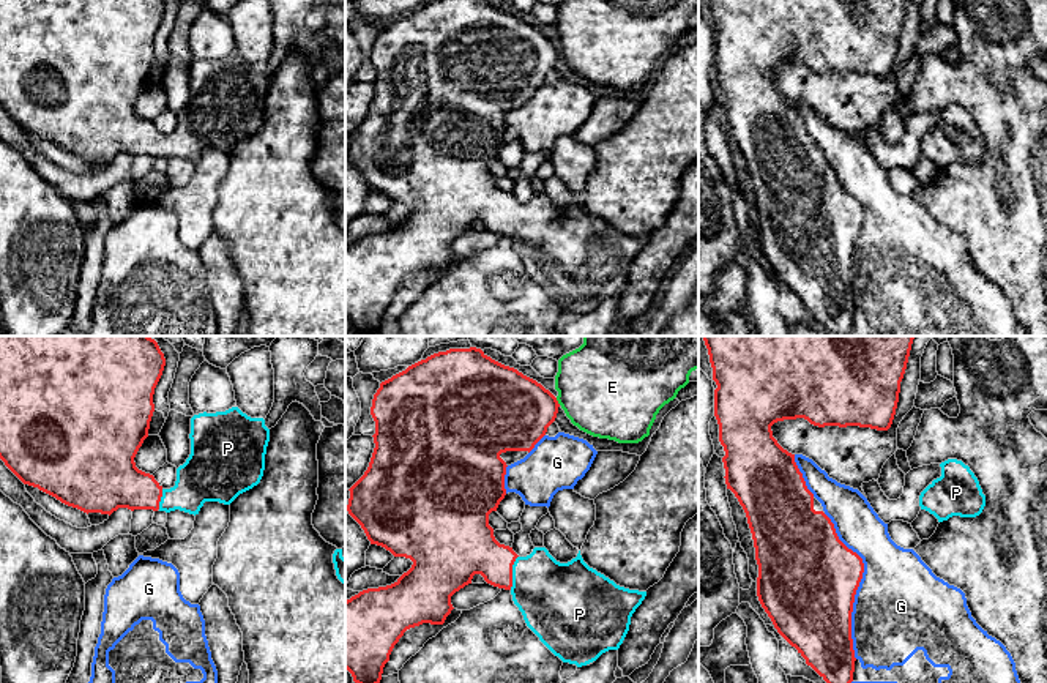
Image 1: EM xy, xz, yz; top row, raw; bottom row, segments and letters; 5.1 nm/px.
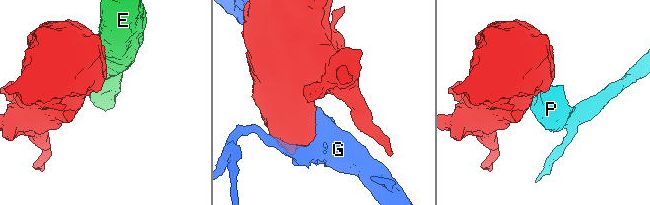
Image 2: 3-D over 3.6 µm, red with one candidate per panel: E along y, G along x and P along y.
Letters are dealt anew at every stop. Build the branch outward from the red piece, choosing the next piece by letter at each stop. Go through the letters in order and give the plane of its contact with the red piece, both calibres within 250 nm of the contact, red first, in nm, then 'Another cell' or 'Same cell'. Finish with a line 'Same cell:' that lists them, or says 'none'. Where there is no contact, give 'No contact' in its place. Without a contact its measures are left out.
E: Touches red in xz. Thickness 400 nm (red) against 420 nm. Another cell
G: Touches red in yz. Thickness 480 nm (red) against 480 nm. Another cell
P: Touches red in xz. Thickness 280 nm (red) against 360 nm. Same cell
Same cell: P

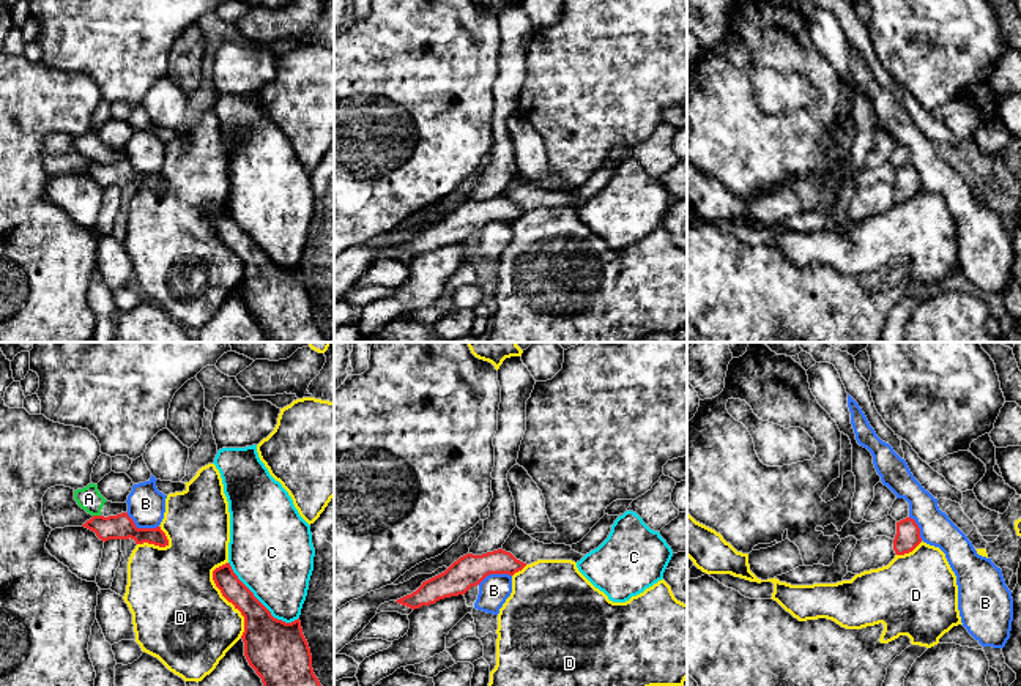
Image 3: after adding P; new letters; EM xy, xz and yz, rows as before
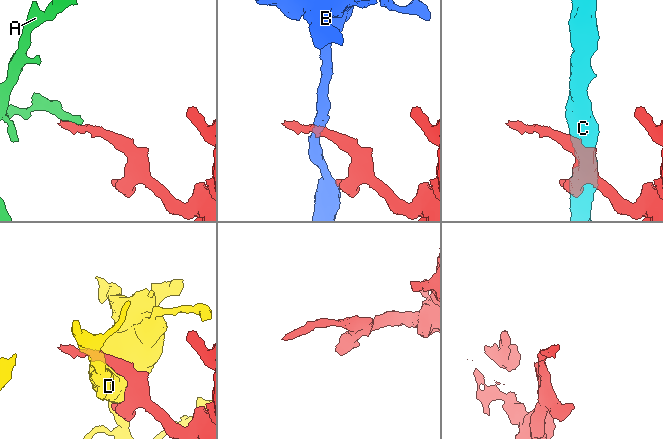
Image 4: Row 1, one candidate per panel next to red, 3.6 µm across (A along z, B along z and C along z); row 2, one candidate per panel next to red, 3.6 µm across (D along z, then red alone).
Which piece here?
A: Touches red in xy. Thickness 130 nm (red) against 120 nm. Another cell
B: Touches red in xy. Thickness 130 nm (red) against 190 nm. Another cell
C: Touches red in xy. Thickness 280 nm (red) against 420 nm. Another cell
D: Touches red in xy. Thickness 190 nm (red) against 480 nm. Another cell
Same cell: none

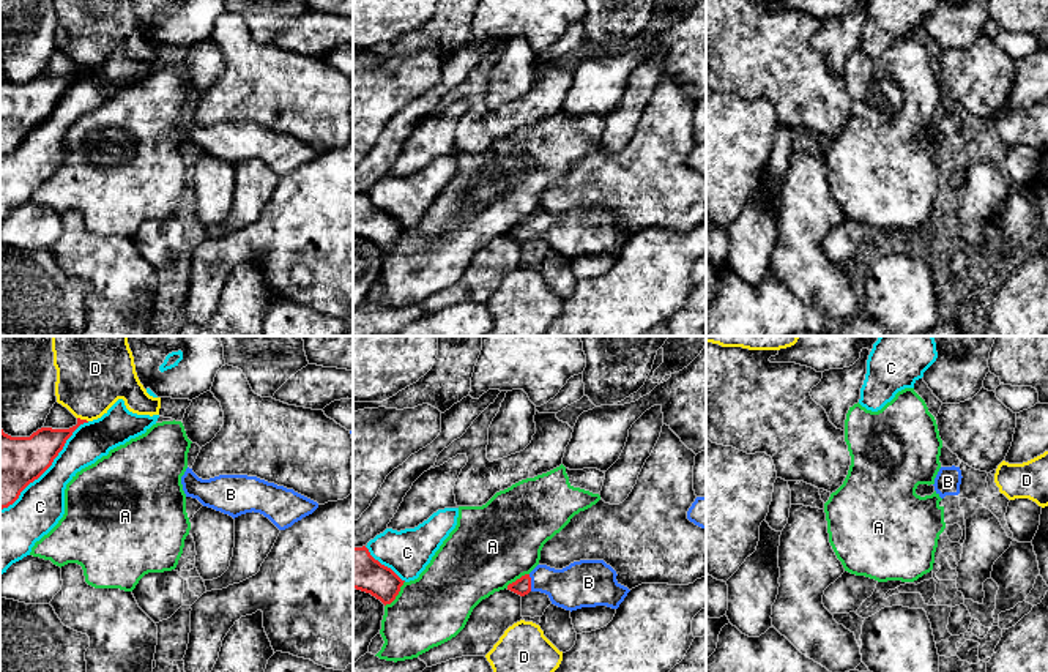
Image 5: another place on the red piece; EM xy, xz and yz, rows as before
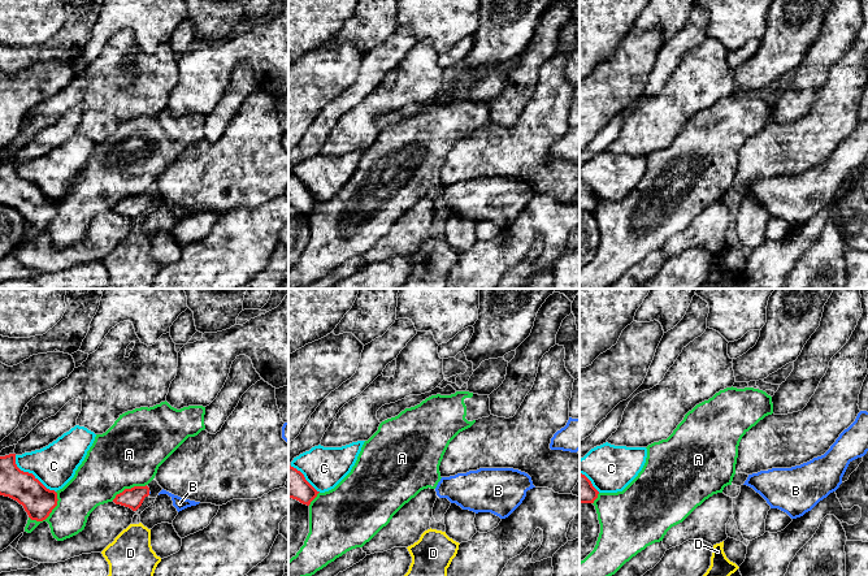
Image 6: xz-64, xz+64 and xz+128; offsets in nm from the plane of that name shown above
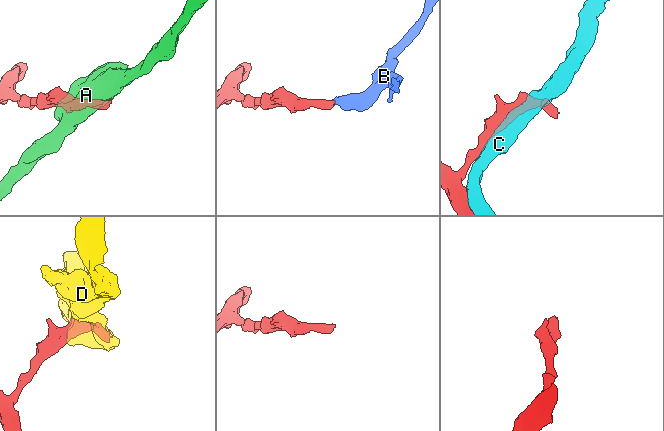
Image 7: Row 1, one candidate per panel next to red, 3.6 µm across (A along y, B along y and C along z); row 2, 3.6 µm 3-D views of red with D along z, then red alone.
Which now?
A: Touches red in xz. Thickness 200 nm (red) against 360 nm. Another cell
B: Touches red in xz. Thickness 90 nm (red) against 220 nm. Same cell
C: Touches red in xy. Thickness 320 nm (red) against 240 nm. Another cell
D: Touches red in xy. Thickness 170 nm (red) against 320 nm. Another cell
Same cell: B

